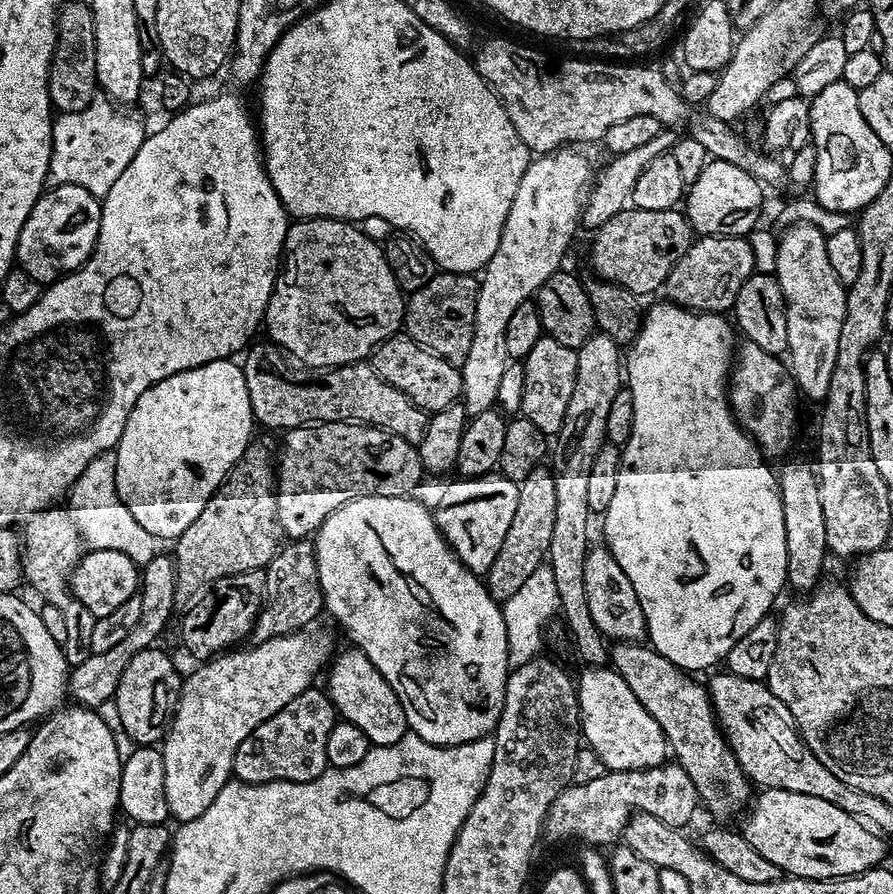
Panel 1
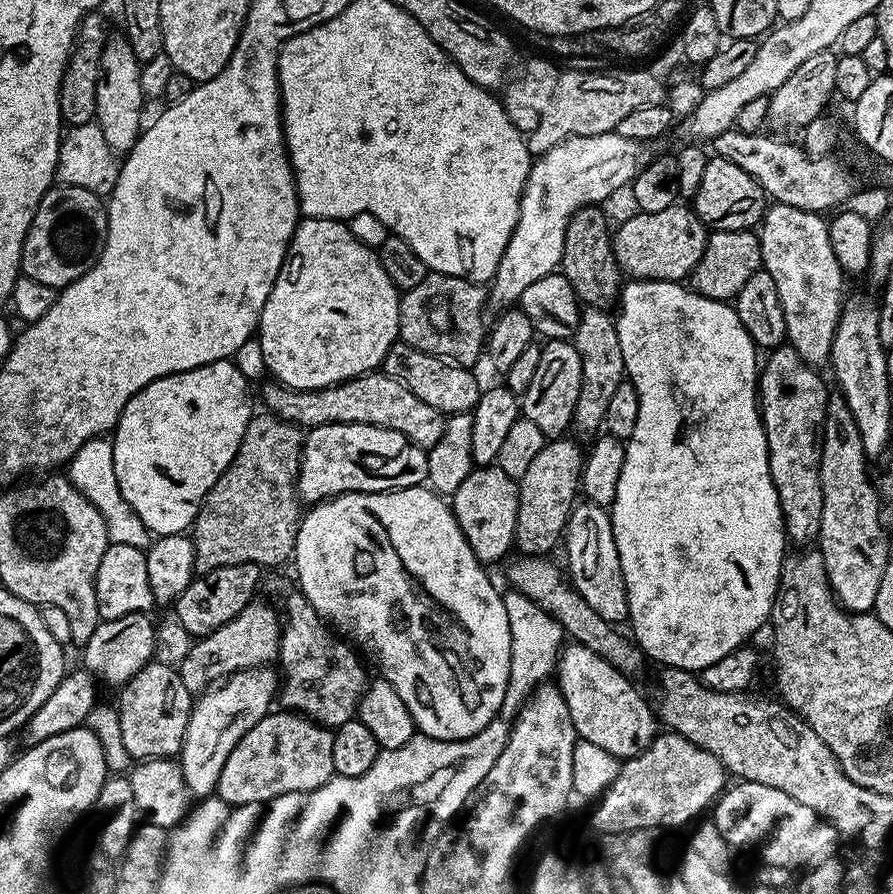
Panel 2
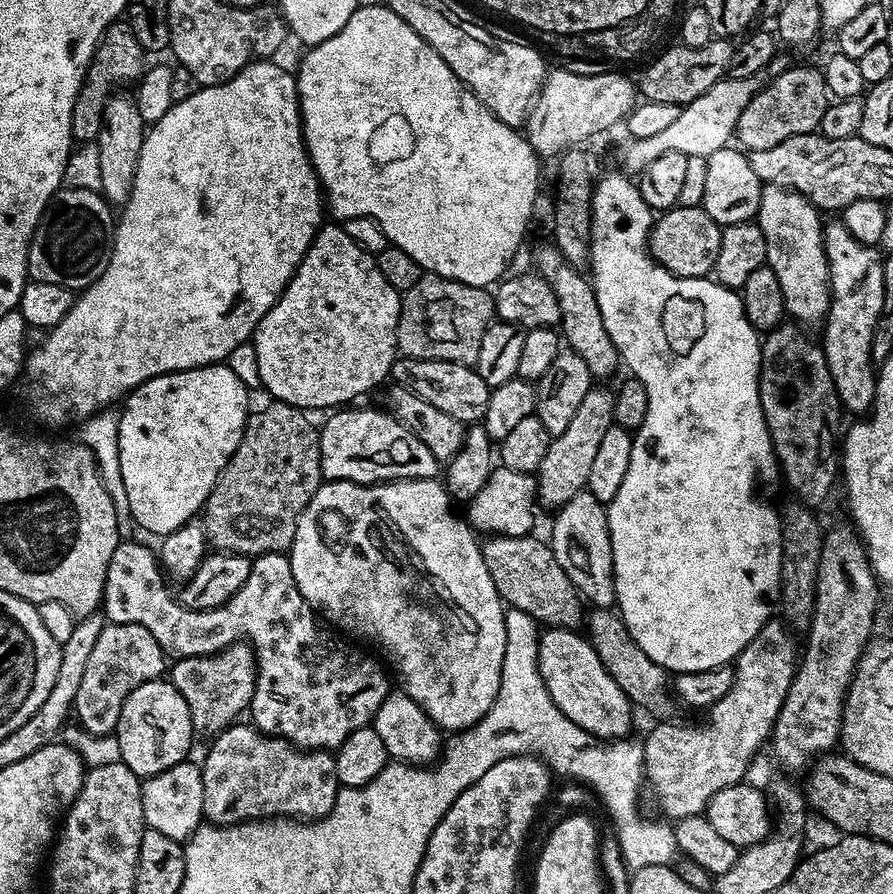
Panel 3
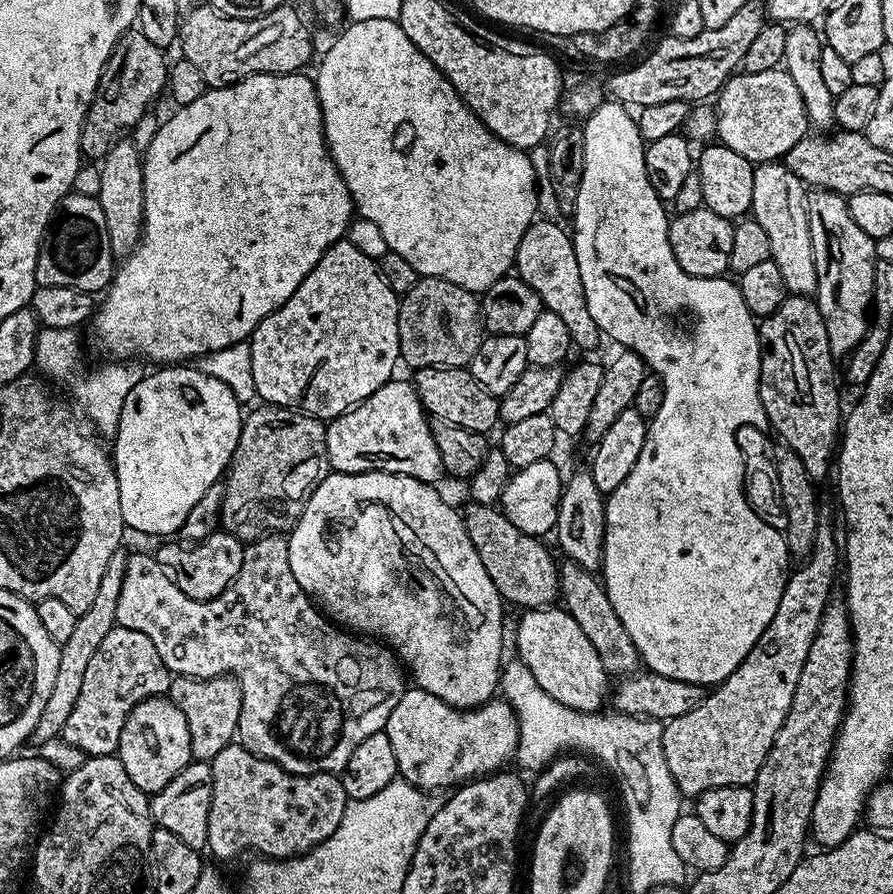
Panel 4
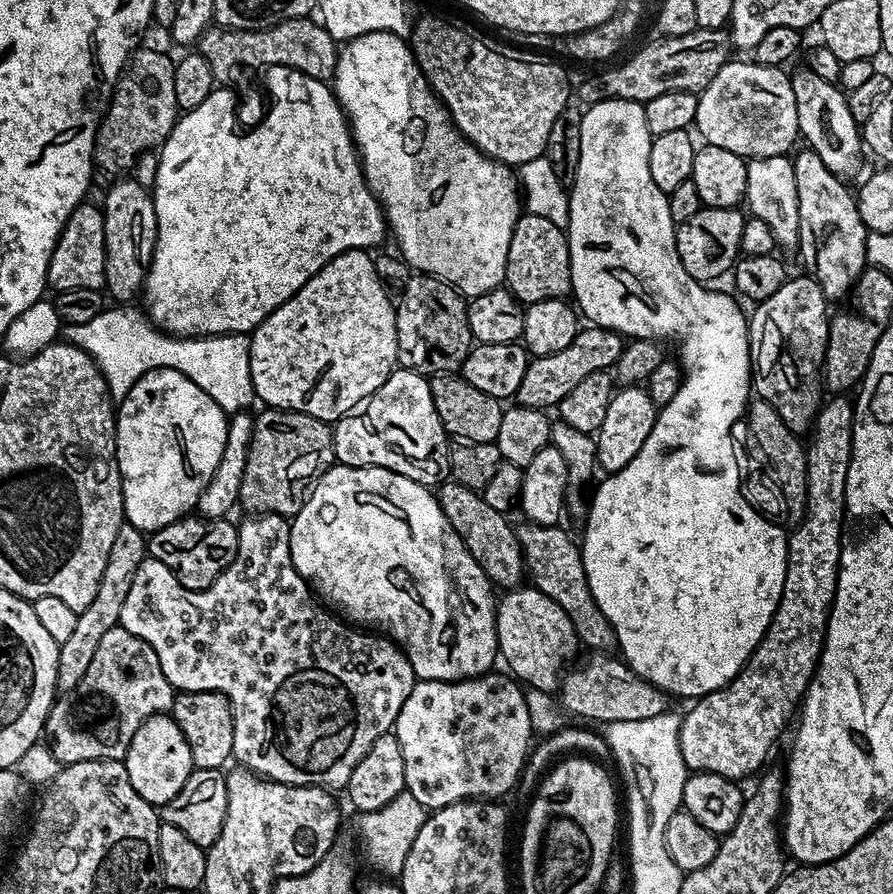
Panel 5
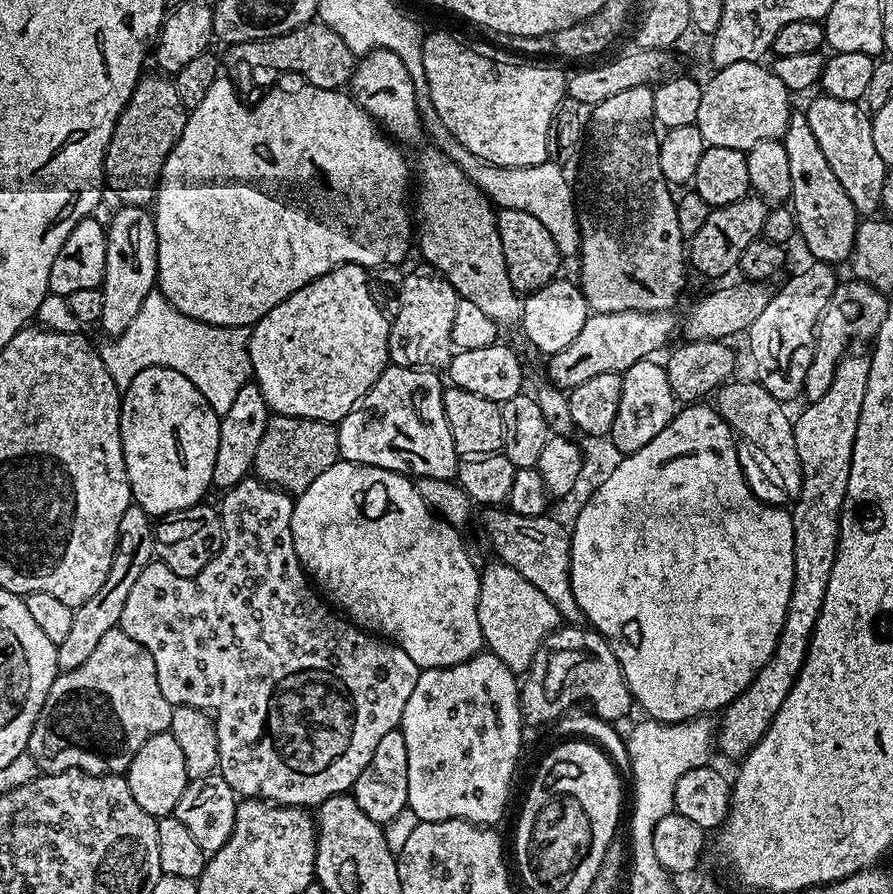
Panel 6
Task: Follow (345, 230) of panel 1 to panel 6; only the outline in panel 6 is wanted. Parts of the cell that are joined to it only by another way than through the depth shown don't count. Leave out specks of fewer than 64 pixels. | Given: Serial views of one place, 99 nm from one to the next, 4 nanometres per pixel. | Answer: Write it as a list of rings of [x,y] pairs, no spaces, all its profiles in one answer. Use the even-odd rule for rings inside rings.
[[[361,264],[338,266],[334,270],[322,274],[314,282],[302,286],[302,290],[290,294],[290,298],[286,298],[281,304],[274,306],[274,310],[270,310],[270,314],[263,316],[257,324],[251,325],[248,337],[248,353],[252,363],[251,375],[254,377],[254,383],[262,390],[269,409],[273,413],[282,416],[297,416],[307,420],[324,420],[327,424],[336,424],[371,390],[374,382],[378,382],[378,378],[383,374],[385,368],[389,367],[388,329],[390,320],[387,315],[384,317],[384,312],[380,309],[383,307],[372,297],[372,291],[368,285],[368,274],[369,269],[364,268]]]

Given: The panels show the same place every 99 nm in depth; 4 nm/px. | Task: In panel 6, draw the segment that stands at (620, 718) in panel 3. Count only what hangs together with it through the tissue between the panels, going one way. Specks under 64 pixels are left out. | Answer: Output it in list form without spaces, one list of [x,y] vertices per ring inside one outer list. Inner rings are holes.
[[[493,562],[488,569],[480,572],[478,622],[482,626],[487,651],[502,658],[510,671],[517,674],[527,672],[540,643],[562,624],[554,602],[550,602],[538,586],[530,586],[518,570],[499,562]]]

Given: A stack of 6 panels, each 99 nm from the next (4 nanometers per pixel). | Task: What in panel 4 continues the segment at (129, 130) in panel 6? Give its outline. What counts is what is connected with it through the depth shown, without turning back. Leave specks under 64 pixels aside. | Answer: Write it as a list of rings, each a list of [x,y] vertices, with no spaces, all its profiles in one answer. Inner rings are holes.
[[[133,26],[118,38],[118,42],[112,48],[110,58],[102,70],[102,78],[98,82],[96,97],[90,102],[86,118],[82,122],[82,134],[80,135],[80,154],[92,162],[103,160],[110,150],[110,146],[125,135],[127,128],[132,128],[148,112],[148,107],[155,102],[168,86],[169,61],[166,59],[165,49],[154,46],[146,34],[142,34],[139,27]]]

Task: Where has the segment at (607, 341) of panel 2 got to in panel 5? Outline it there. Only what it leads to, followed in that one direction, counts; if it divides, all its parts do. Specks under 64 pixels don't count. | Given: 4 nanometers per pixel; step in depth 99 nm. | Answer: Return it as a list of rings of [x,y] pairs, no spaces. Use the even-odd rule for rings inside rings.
[[[533,212],[521,215],[514,226],[514,238],[510,238],[510,254],[506,254],[504,284],[525,306],[543,300],[565,299],[572,290],[565,229],[550,222],[550,218],[542,218]]]

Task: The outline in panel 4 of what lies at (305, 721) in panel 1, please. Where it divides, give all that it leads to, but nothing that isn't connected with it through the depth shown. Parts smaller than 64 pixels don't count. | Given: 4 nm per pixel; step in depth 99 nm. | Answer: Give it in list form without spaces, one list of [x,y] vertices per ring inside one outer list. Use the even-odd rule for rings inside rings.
[[[239,742],[228,744],[224,750],[219,751],[218,755],[210,762],[212,766],[212,797],[210,798],[210,820],[208,822],[208,842],[207,851],[212,851],[220,860],[232,860],[235,856],[243,854],[247,848],[257,848],[259,855],[273,860],[286,860],[293,856],[302,856],[304,853],[317,848],[323,840],[330,838],[334,830],[338,830],[338,822],[342,822],[342,814],[346,810],[349,799],[346,790],[342,790],[342,782],[339,775],[335,772],[319,772],[313,776],[299,776],[293,772],[288,772],[282,766],[270,762],[266,758],[256,756],[249,748],[244,747]]]

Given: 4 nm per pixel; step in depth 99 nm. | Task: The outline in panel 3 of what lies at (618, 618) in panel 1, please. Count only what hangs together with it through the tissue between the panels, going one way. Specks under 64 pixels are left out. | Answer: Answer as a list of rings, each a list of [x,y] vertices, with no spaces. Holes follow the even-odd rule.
[[[586,490],[578,493],[570,502],[566,502],[555,513],[556,521],[552,524],[552,540],[550,547],[554,558],[558,558],[558,566],[566,570],[570,582],[579,590],[581,597],[589,605],[597,608],[612,608],[616,602],[616,583],[614,582],[614,554],[612,553],[612,543],[610,542],[610,530],[608,529],[608,509],[605,505],[594,498]]]

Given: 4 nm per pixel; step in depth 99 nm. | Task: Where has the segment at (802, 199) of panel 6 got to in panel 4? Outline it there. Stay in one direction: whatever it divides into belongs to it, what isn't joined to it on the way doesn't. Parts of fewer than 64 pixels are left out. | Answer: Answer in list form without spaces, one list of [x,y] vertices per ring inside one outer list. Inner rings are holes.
[[[812,190],[807,197],[810,242],[814,246],[814,266],[818,270],[814,299],[822,314],[822,322],[826,322],[826,338],[830,338],[833,357],[847,358],[868,333],[870,313],[874,308],[876,241],[855,224],[854,218],[850,218],[847,199],[840,193]]]

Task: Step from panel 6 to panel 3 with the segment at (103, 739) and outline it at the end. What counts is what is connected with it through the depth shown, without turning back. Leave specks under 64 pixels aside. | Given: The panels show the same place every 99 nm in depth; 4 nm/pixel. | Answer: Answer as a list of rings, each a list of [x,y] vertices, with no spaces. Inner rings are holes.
[[[105,623],[98,642],[94,642],[94,651],[86,662],[86,675],[82,677],[82,687],[74,709],[78,724],[90,734],[113,735],[116,723],[122,714],[122,706],[130,690],[138,690],[142,682],[159,680],[165,675],[166,653],[154,642],[154,634],[146,626],[137,624]]]

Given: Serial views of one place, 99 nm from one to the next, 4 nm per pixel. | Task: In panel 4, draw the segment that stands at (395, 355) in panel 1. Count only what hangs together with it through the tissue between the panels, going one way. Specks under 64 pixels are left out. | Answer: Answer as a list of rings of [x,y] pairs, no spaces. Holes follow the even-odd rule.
[[[467,367],[463,368],[417,368],[410,383],[416,387],[418,398],[424,411],[432,420],[454,422],[454,426],[462,426],[462,430],[491,433],[495,424],[501,423],[500,401],[477,382]]]

